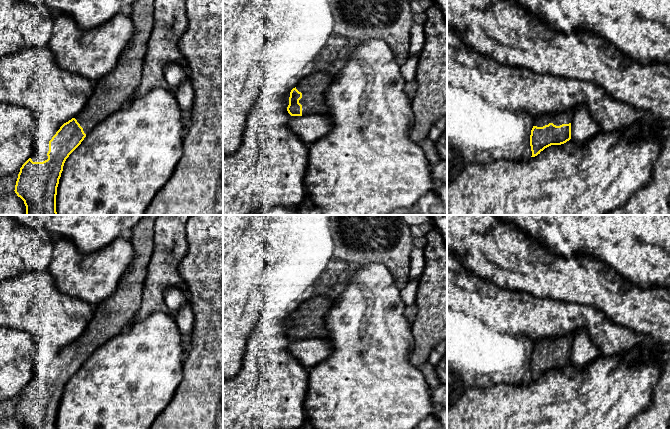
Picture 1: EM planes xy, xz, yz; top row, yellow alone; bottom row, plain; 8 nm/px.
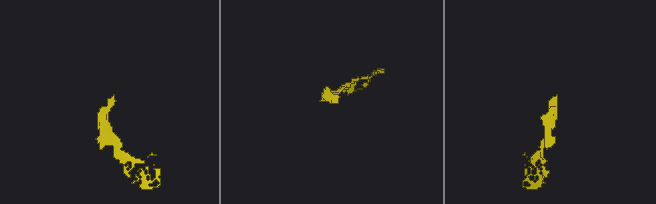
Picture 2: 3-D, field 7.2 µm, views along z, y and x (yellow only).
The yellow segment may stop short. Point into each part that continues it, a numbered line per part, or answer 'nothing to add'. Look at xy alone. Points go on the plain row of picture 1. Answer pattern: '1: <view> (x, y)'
1: xy (114, 315)

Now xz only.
1: xz (313, 311)

